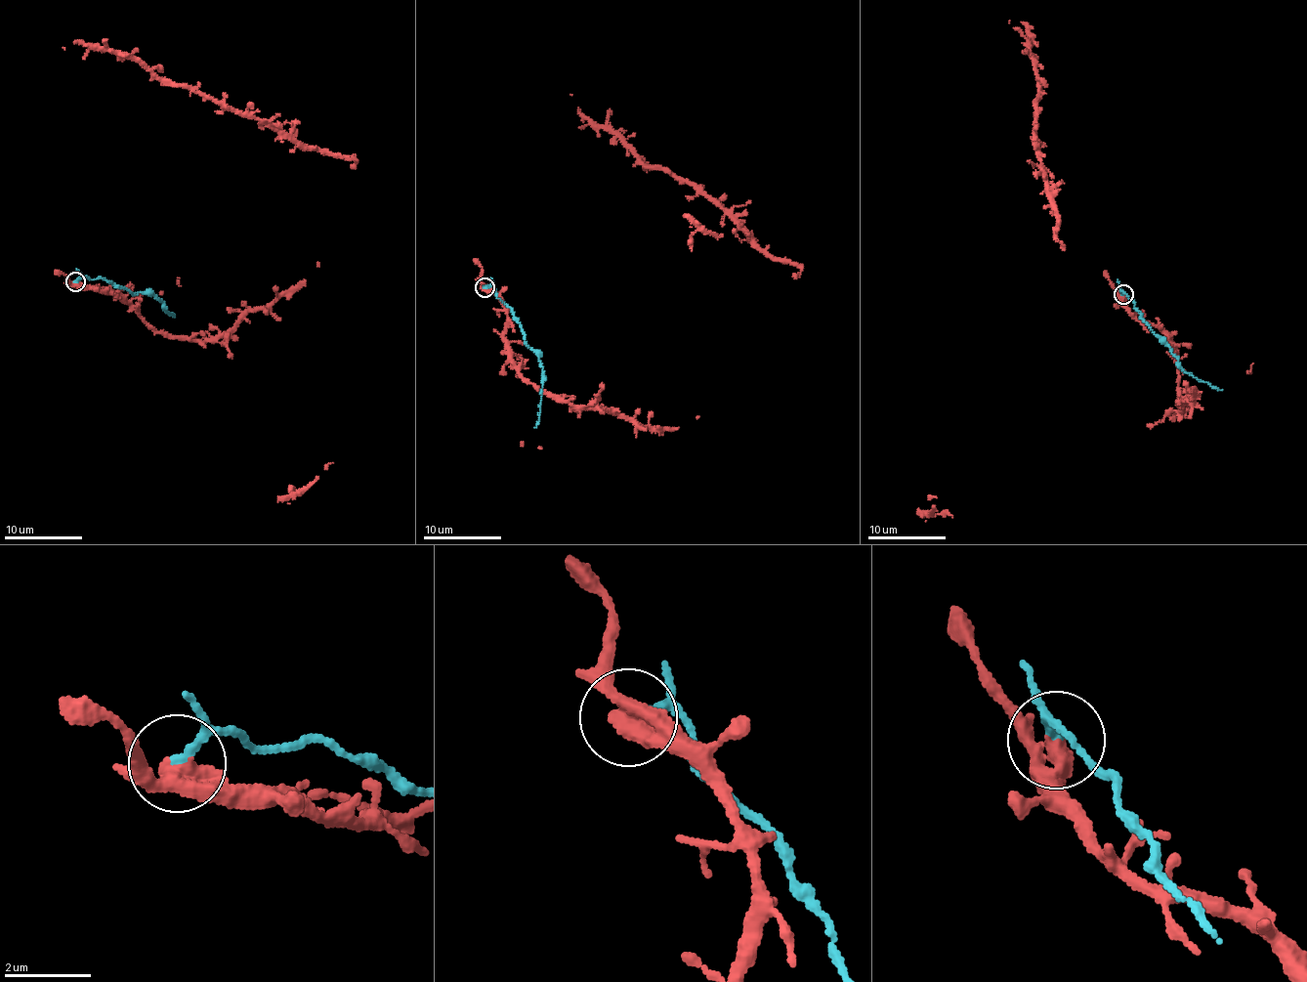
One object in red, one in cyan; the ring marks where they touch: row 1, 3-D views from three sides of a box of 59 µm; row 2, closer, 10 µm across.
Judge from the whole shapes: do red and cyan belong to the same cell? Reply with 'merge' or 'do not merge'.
do not merge

